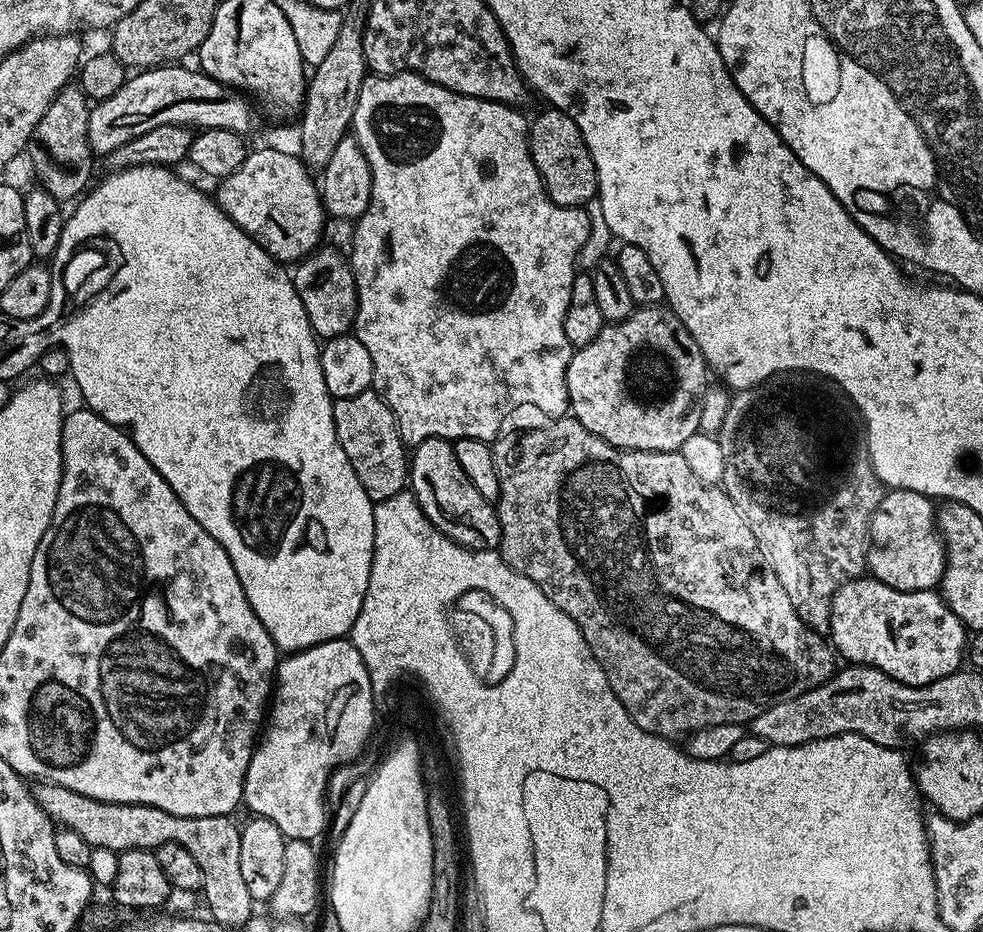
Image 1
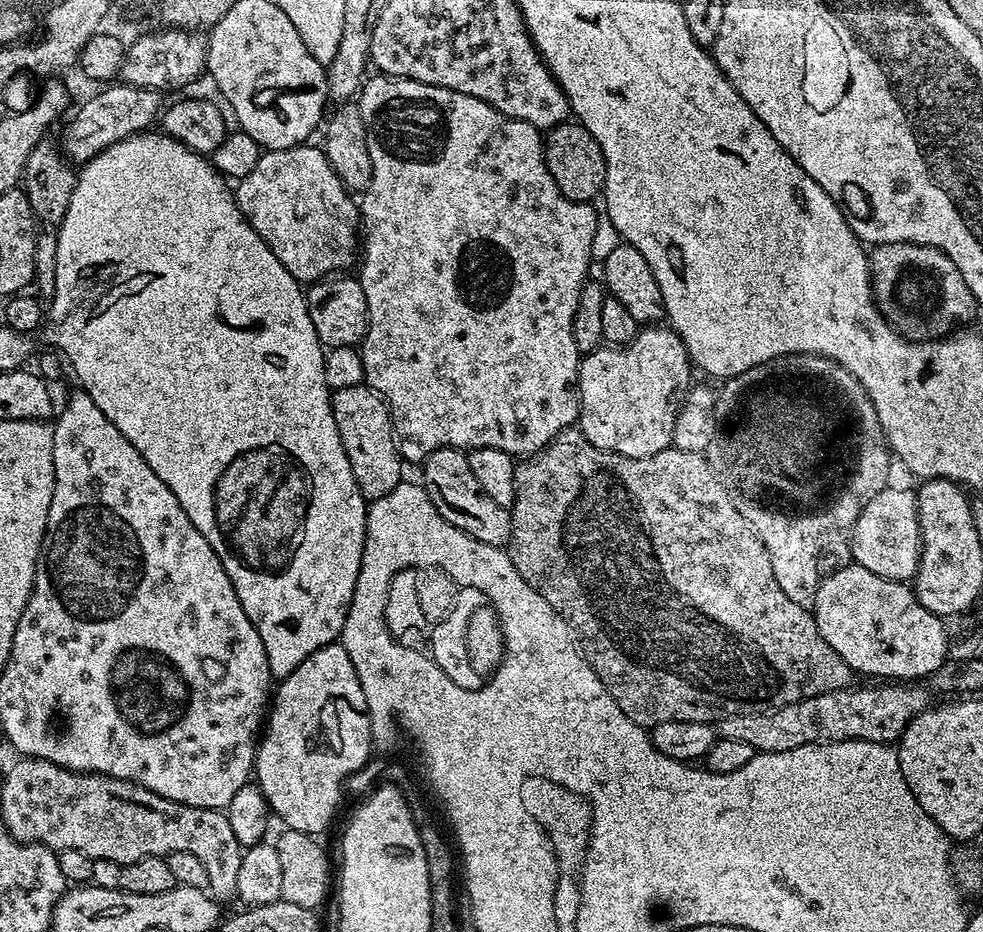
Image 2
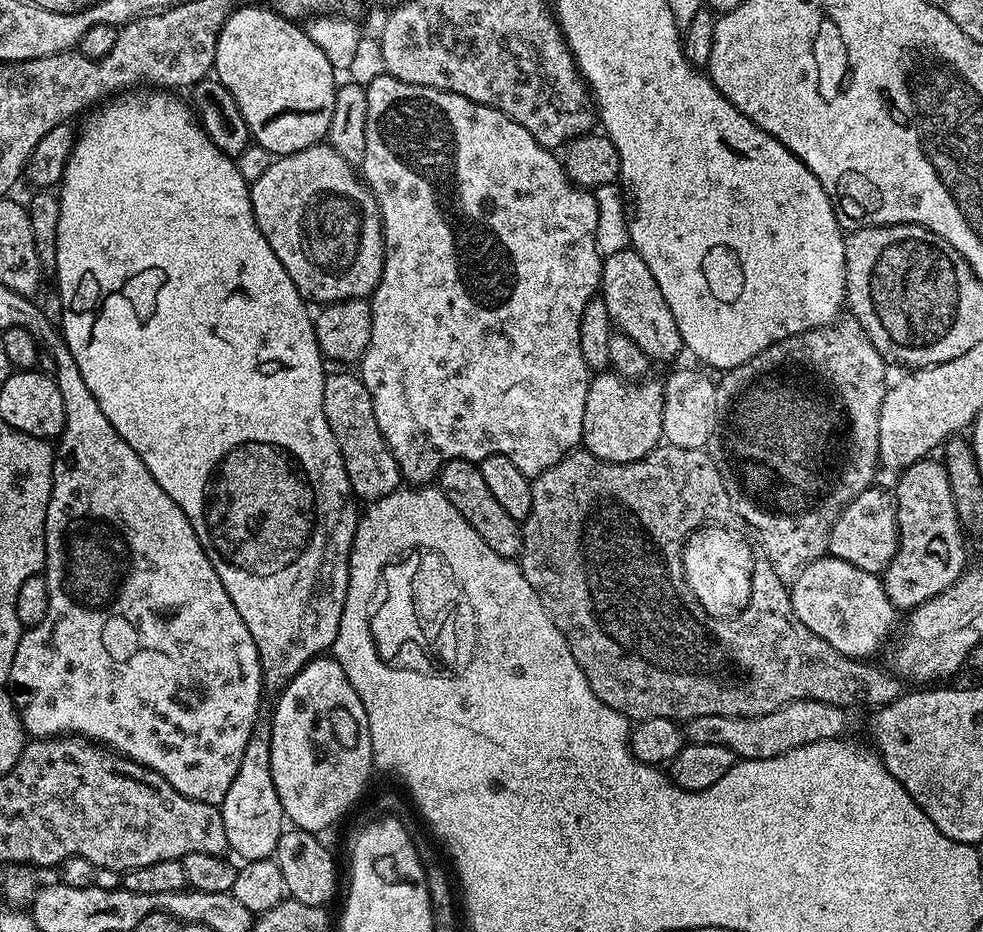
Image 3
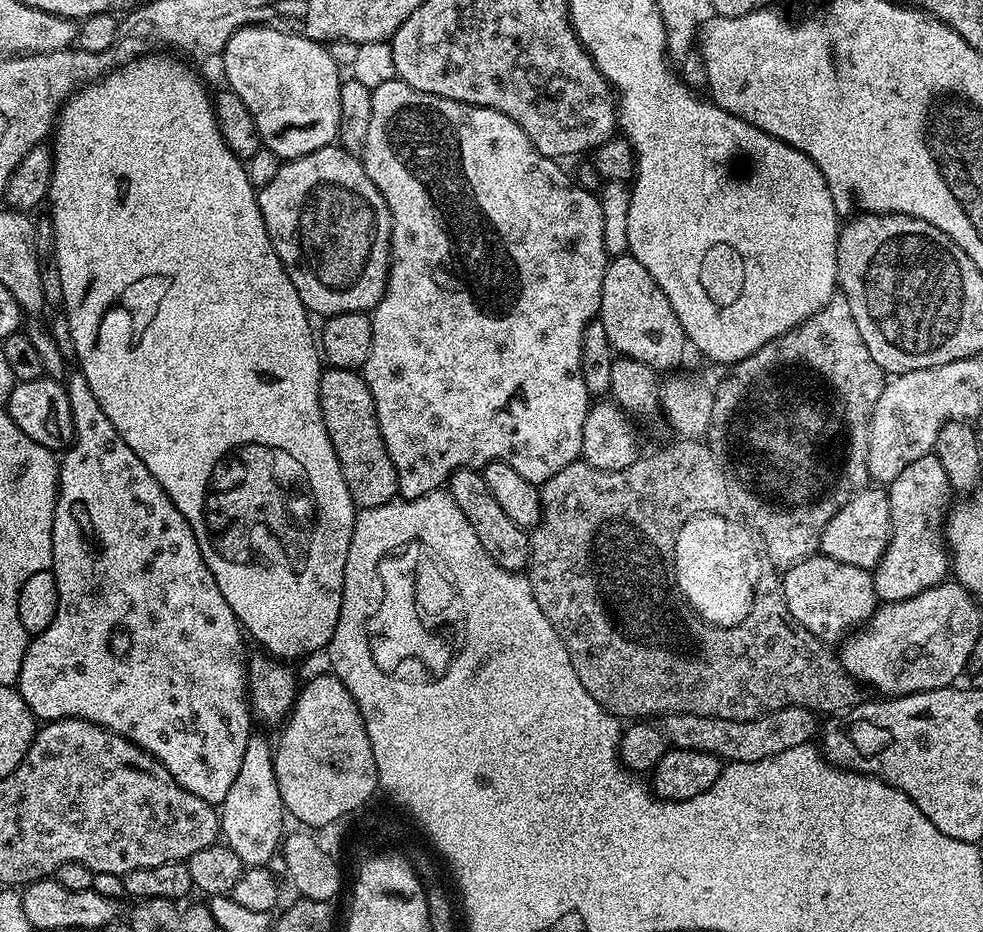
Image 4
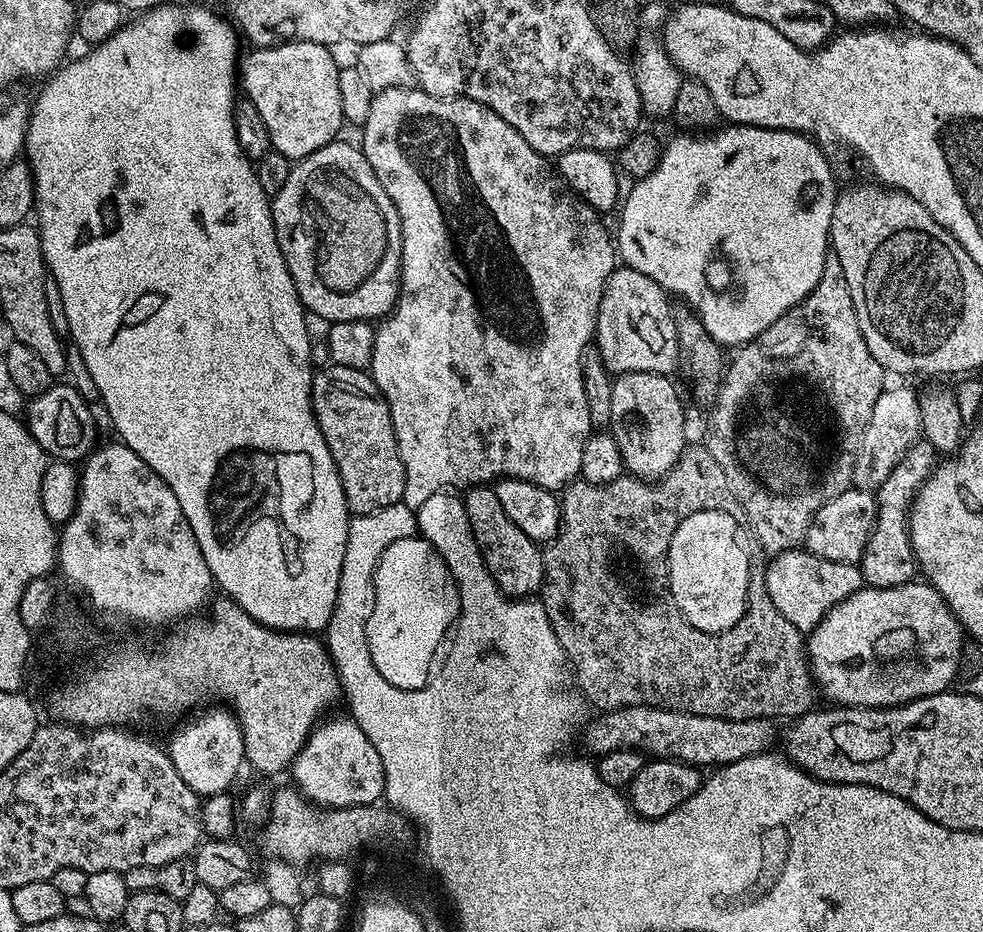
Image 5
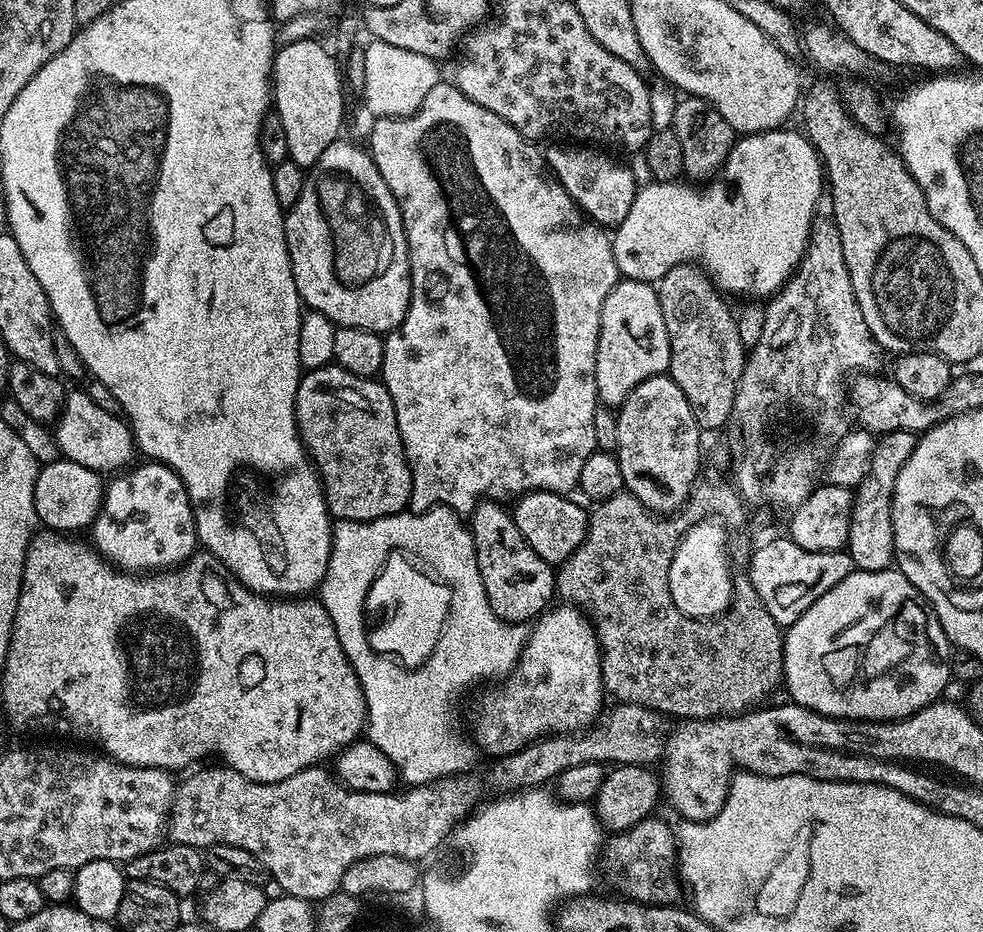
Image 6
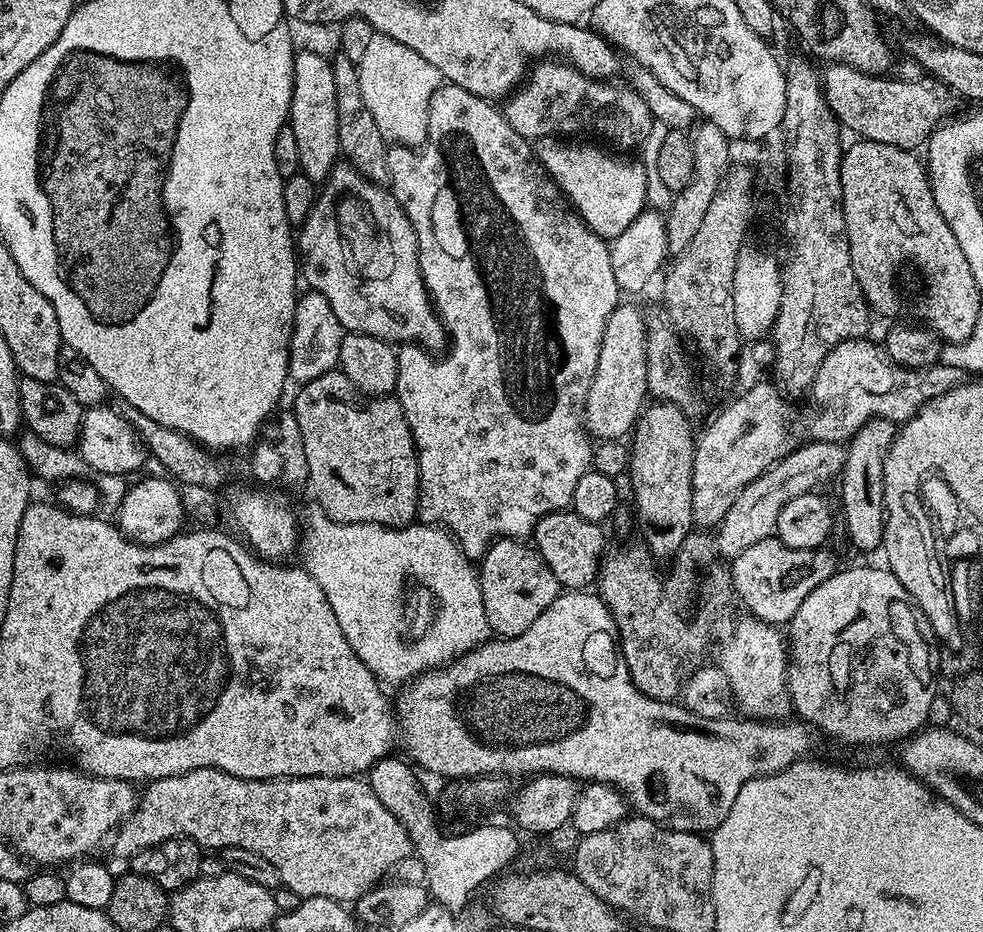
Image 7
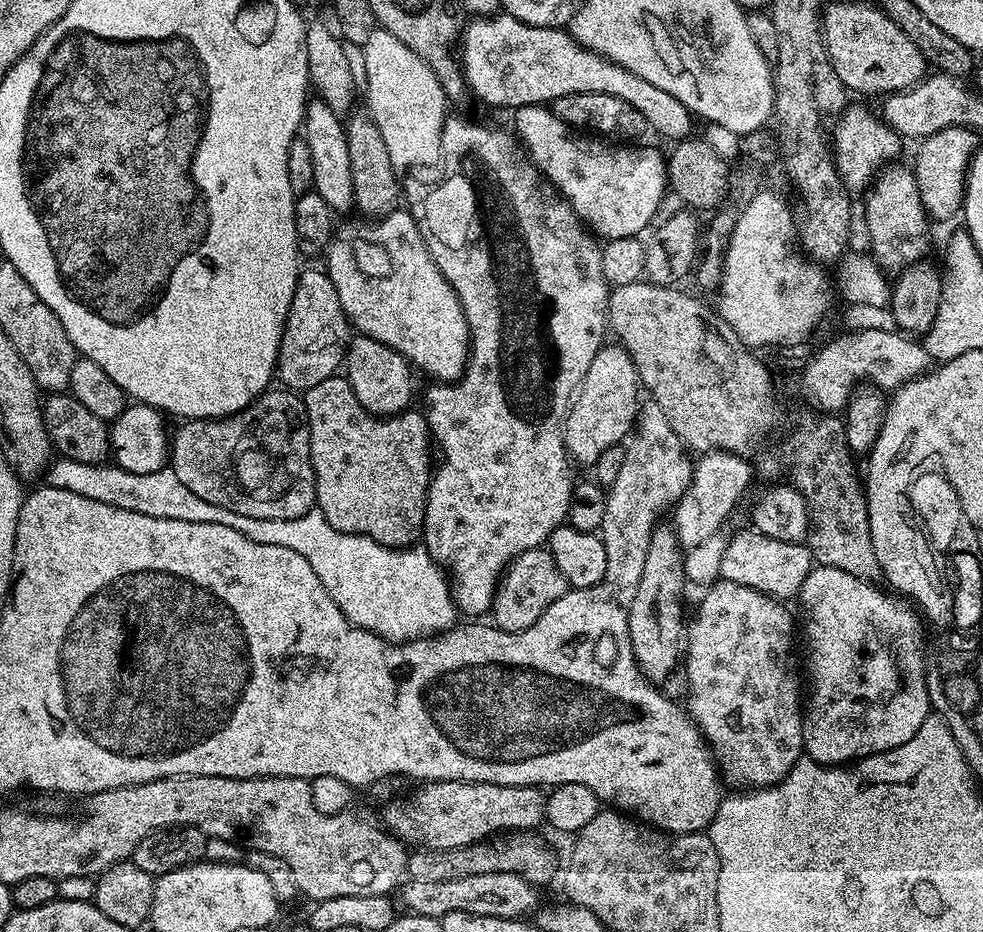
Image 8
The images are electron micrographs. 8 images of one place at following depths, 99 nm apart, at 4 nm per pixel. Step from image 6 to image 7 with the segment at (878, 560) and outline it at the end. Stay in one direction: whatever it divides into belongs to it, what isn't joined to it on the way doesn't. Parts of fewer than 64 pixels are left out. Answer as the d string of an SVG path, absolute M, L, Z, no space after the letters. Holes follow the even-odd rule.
M884 419L868 420L852 438L847 441L844 454L844 468L840 471L840 508L844 511L844 526L848 530L848 538L860 552L872 552L881 547L884 539L884 463L886 454L894 442L897 425Z

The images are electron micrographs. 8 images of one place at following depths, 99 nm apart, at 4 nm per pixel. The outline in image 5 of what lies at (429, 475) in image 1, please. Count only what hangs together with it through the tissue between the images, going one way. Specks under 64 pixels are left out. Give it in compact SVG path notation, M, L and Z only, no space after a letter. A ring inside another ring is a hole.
M473 486L463 493L462 499L474 542L480 547L484 564L504 595L528 598L539 593L544 583L544 553L537 541L526 538L526 534L522 534L522 530L510 522L506 510L502 510L502 502L498 502L495 487Z

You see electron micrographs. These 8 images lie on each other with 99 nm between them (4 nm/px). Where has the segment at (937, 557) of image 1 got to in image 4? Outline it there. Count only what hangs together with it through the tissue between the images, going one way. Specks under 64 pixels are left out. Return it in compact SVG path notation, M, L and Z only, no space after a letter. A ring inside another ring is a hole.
M868 486L850 497L826 522L820 534L819 551L838 562L872 570L884 553L891 532L888 493L883 487Z

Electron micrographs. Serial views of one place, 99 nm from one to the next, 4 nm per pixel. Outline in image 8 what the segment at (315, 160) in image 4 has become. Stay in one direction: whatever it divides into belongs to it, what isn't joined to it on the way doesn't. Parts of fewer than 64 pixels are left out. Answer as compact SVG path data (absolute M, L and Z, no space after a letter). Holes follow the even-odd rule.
M395 210L375 222L357 219L346 221L341 228L339 225L333 231L326 249L326 271L341 299L349 325L357 333L393 348L410 361L413 369L421 368L426 375L432 376L428 378L433 381L459 380L468 364L468 323L450 282L446 282L442 270L438 270L434 258L428 252L417 217L407 210Z

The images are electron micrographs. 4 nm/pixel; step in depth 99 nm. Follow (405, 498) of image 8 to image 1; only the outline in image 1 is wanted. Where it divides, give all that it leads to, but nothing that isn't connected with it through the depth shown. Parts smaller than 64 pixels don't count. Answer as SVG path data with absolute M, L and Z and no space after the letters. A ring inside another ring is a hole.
M367 390L353 397L333 399L332 409L338 442L342 442L342 450L346 450L346 458L350 458L362 490L366 490L373 502L394 498L394 494L405 491L410 480L410 456L400 437L396 416L383 395Z

